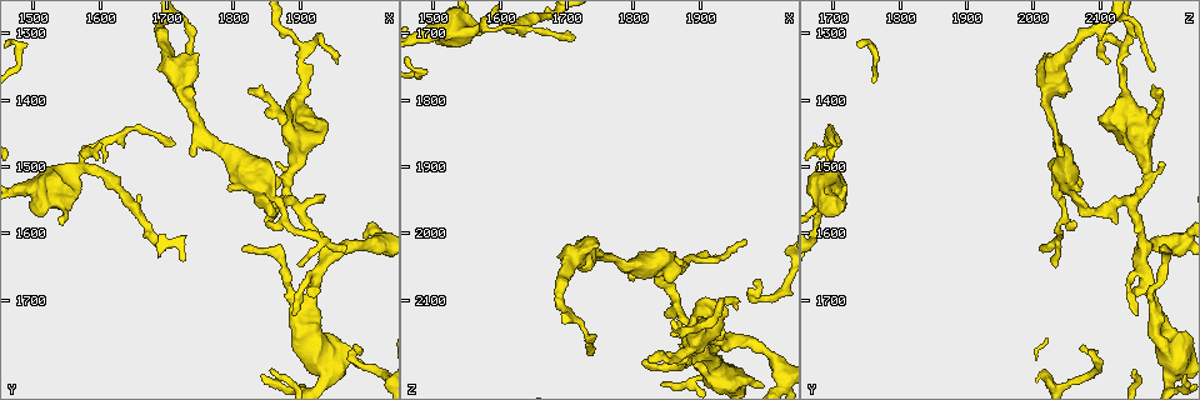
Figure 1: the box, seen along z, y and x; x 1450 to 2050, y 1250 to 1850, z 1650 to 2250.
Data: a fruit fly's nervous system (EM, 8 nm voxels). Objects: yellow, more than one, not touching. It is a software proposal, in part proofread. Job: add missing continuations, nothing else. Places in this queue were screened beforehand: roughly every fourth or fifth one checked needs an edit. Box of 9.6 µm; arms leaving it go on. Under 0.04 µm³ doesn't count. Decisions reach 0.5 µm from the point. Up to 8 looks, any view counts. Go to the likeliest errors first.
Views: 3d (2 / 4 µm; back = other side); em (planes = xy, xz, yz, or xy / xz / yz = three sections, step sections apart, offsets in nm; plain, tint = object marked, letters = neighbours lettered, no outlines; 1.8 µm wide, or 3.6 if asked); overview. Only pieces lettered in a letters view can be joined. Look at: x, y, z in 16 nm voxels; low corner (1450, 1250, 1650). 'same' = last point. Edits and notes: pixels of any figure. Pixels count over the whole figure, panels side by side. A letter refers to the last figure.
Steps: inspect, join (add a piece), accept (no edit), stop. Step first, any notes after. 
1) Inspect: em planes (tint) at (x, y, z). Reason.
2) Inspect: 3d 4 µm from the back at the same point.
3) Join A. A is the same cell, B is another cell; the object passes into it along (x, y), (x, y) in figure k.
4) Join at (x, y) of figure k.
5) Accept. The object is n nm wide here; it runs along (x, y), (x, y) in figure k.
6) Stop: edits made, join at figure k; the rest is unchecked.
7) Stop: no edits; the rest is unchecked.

Inspect: em planes (letters) at (1955, 1335, 2115). An open end.

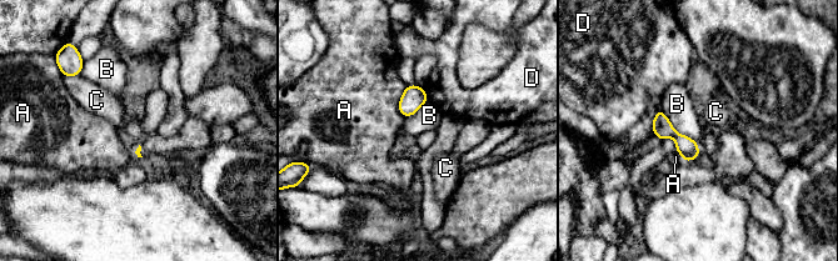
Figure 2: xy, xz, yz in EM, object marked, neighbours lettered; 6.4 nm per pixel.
Accept. A, B, C and D are other cells; it runs along (658, 116), (696, 154) in figure 2; no lettered piece goes on from it.

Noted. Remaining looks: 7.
Inspect: em planes (tint) at (1745, 1330, 2020). Free end.

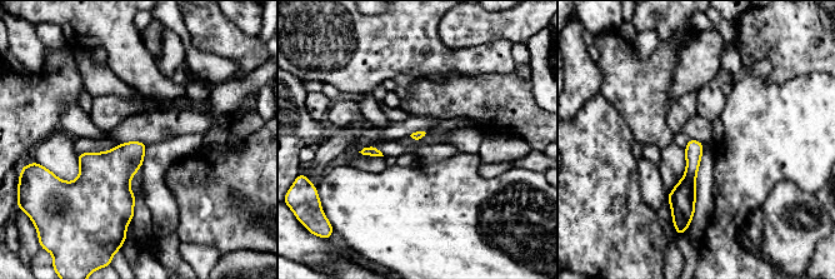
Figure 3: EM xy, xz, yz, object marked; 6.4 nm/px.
Inspect: em planes (letters) at the same point. What lies round it.

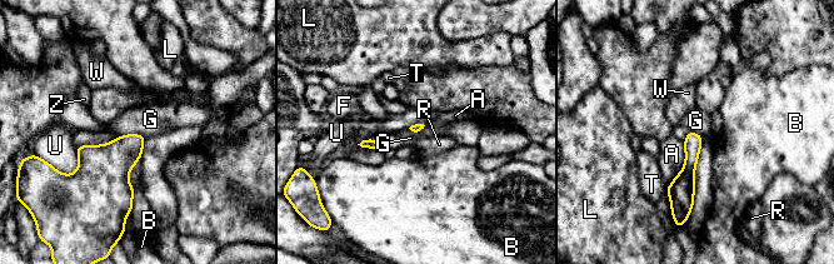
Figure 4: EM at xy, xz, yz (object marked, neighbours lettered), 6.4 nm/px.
Accept. A, B, F, G, L, R, T, U, W and Z are other cells; it runs along (693, 135), (683, 207) in figure 4; no lettered piece goes on from it.

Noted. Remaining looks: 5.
Inspect: em 3.6 µm xy step 16 (letters) at (1935, 1545, 2145). Free end.

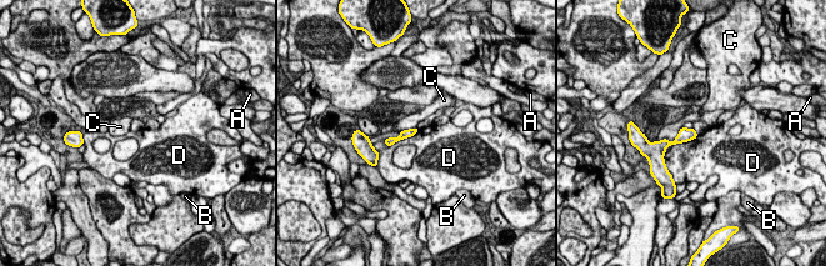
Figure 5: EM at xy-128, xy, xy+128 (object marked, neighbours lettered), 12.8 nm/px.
Accept. A, B, C and D are other cells; a border runs along (419, 129), (390, 145), (384, 144) in figure 5; no lettered piece goes on from it.

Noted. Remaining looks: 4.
Stop: no edits; the rest is unchecked.

